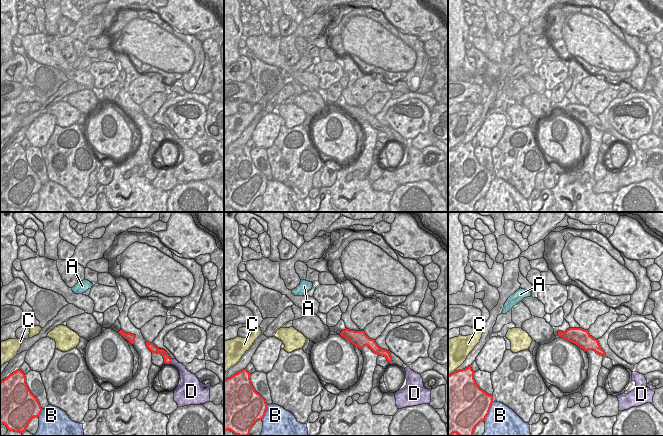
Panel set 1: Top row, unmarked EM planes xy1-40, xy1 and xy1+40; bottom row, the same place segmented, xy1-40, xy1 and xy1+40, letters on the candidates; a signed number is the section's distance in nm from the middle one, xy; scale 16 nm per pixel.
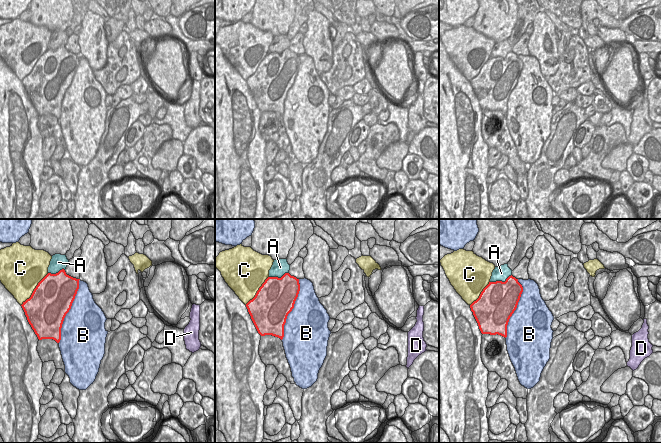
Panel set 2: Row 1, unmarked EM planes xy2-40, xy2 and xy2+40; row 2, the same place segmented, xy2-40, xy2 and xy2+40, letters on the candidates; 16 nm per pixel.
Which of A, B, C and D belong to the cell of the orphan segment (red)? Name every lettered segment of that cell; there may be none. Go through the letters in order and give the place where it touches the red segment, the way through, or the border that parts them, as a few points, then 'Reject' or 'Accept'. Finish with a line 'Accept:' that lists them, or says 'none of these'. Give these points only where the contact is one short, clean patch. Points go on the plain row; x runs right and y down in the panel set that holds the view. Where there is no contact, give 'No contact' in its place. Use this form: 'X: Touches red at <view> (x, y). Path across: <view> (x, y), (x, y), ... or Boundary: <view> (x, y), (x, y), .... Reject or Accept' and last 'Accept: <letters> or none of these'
A: Touches red at xy2+40 (500, 57). Reject
B: Touches red at xy2-40 (68, 87). Reject
C: Touches red at xy2-40 (34, 65). Reject
D: Touches red at xy1-40 (171, 137). Path across: xy1-40 (167, 136), (171, 137), (183, 147). Accept
Accept: D

